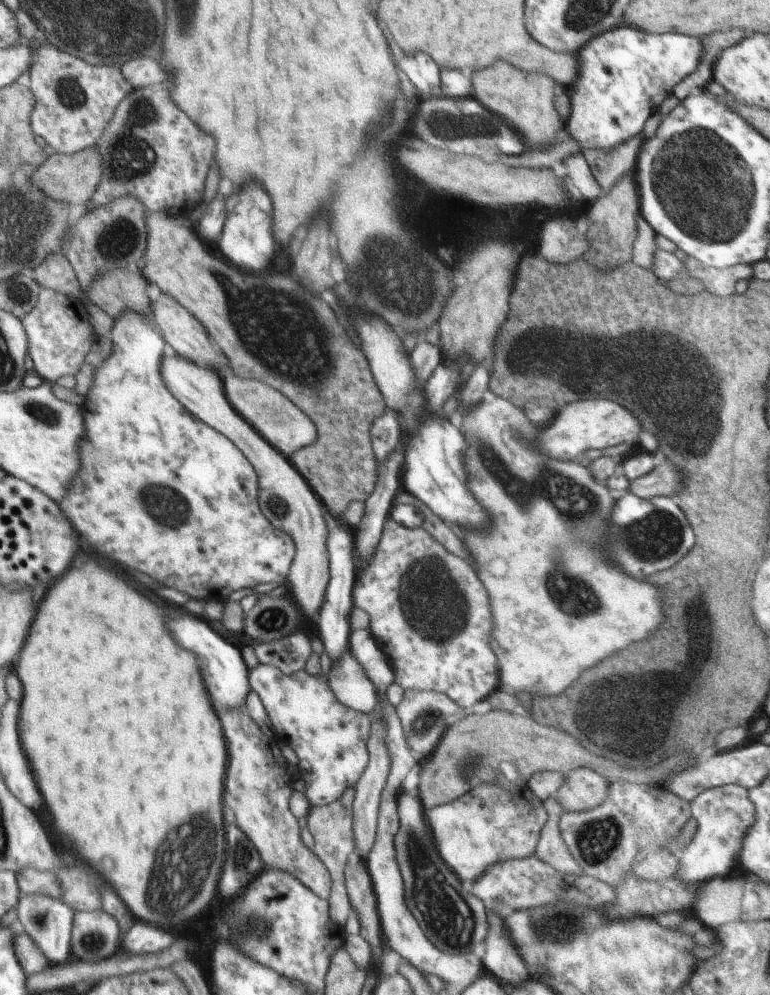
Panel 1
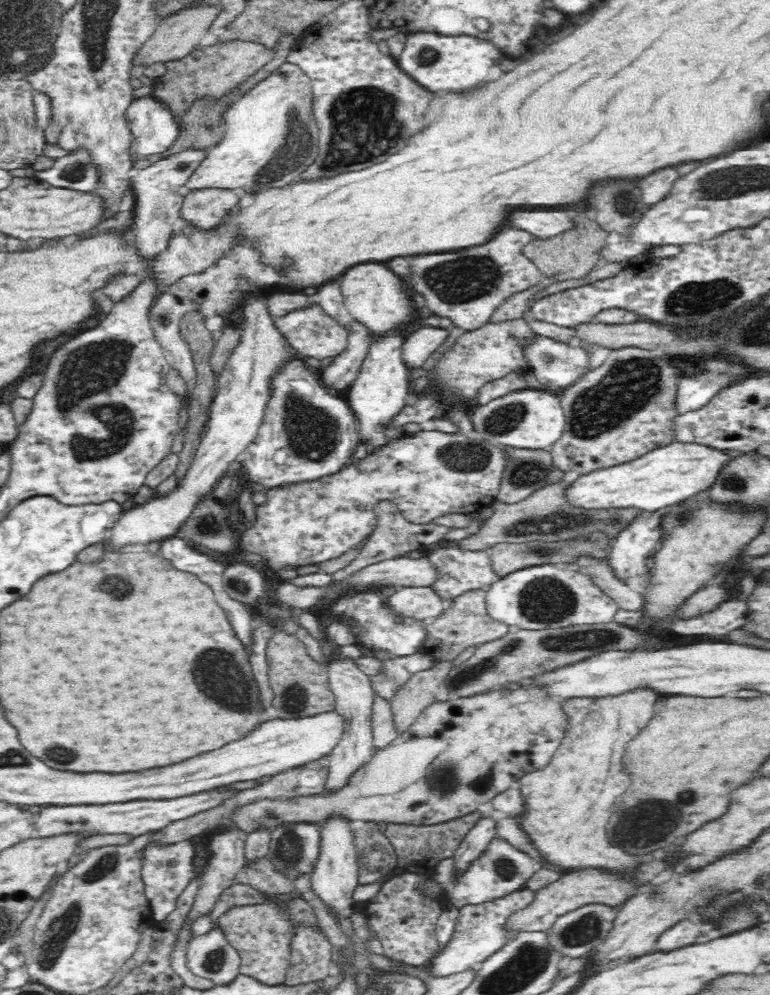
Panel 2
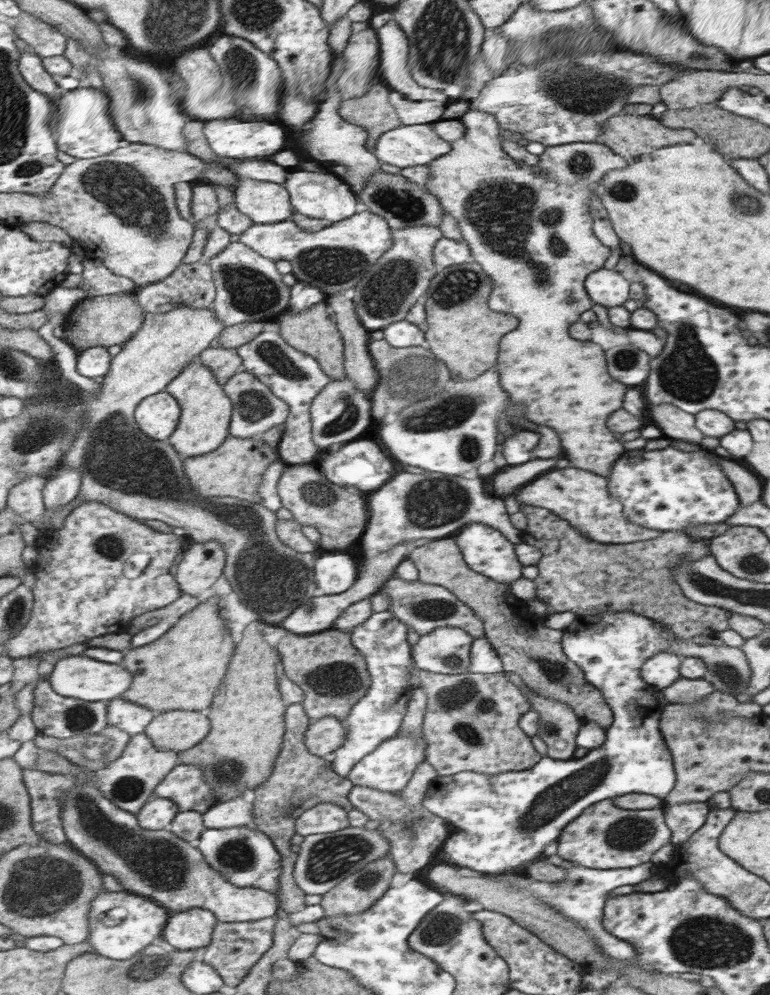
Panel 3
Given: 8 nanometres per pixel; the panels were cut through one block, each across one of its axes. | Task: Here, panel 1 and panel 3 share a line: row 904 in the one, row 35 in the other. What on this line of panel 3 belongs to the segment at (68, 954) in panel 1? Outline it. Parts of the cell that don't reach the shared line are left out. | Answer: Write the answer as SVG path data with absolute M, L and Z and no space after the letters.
M31 14L21 15L15 23L16 34L41 58L60 57L67 50L69 36L52 24Z

